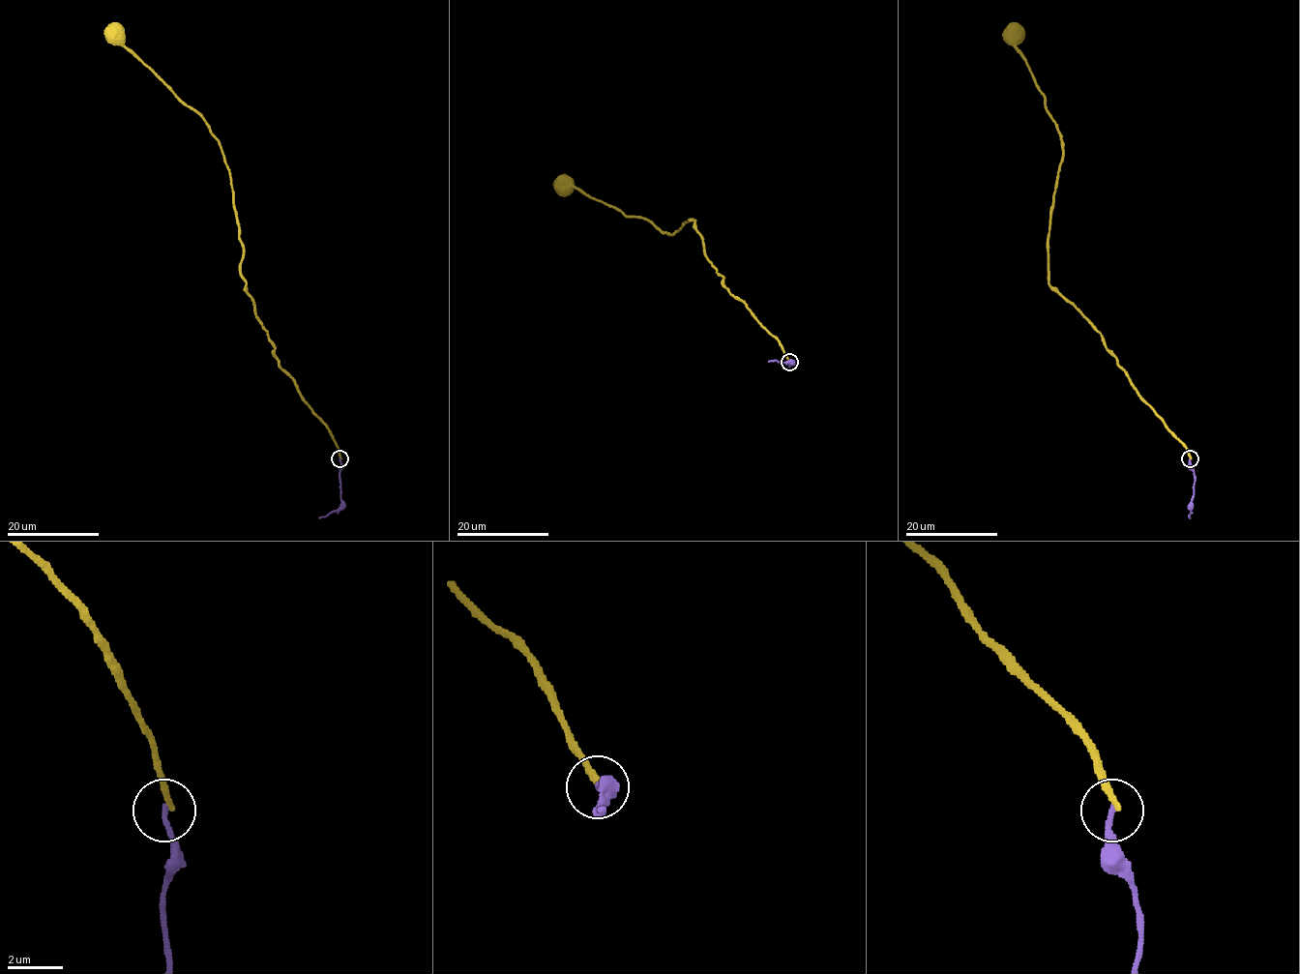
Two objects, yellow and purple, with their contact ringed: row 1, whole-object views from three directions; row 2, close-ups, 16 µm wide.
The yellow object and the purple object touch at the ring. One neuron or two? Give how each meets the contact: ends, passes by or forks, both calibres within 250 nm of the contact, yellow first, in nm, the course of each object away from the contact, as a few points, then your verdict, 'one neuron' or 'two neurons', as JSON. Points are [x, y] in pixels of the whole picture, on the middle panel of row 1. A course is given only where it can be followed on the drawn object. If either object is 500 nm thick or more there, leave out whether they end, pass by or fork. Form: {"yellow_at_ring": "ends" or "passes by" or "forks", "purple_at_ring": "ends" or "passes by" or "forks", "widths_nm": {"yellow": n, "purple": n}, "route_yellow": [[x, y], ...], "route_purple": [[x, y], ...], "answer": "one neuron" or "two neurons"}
{"yellow_at_ring": "ends", "purple_at_ring": "ends", "widths_nm": {"yellow": 240, "purple": 180}, "route_yellow": [[789, 361], [724, 285], [695, 221], [668, 234], [562, 187]], "route_purple": [[788, 361], [788, 366], [791, 364], [768, 361]], "answer": "two neurons"}

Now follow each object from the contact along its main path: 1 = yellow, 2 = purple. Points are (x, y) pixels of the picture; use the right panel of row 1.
1: (1190, 457), (1099, 331), (1049, 283), (1049, 224), (1063, 142), (1016, 36)
2: (1190, 458), (1195, 475), (1190, 517)

